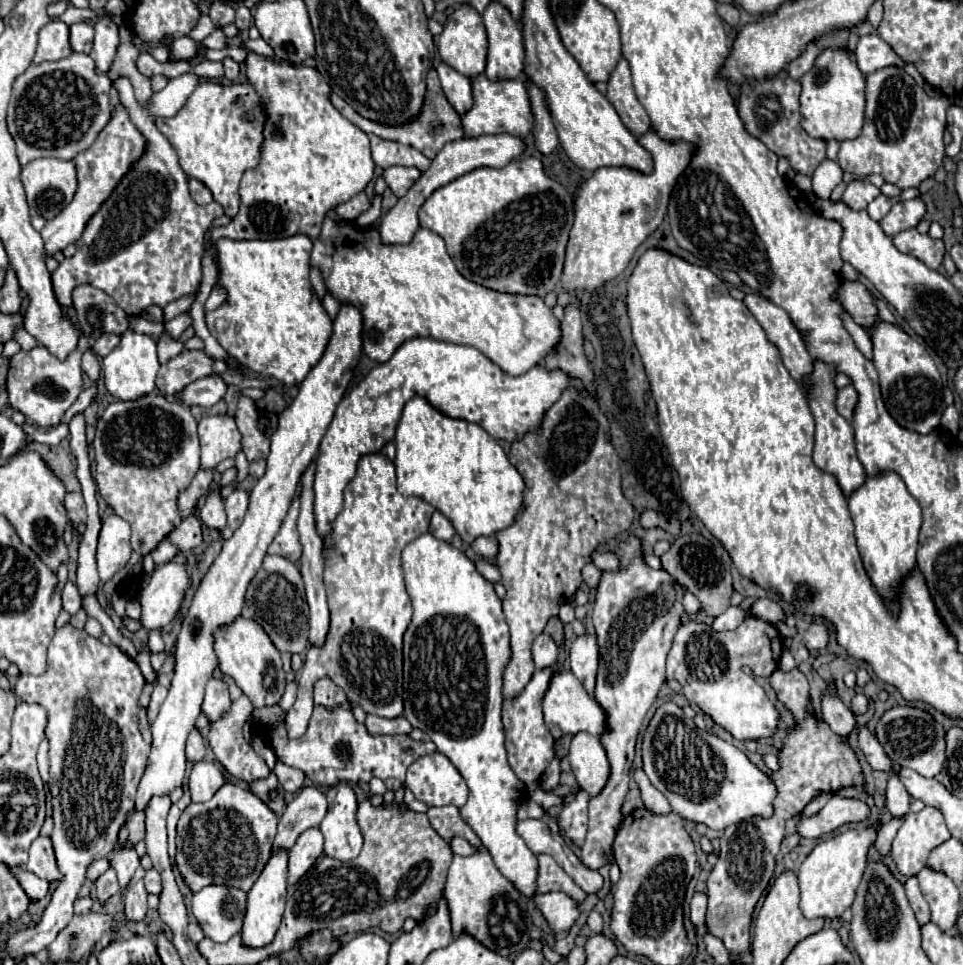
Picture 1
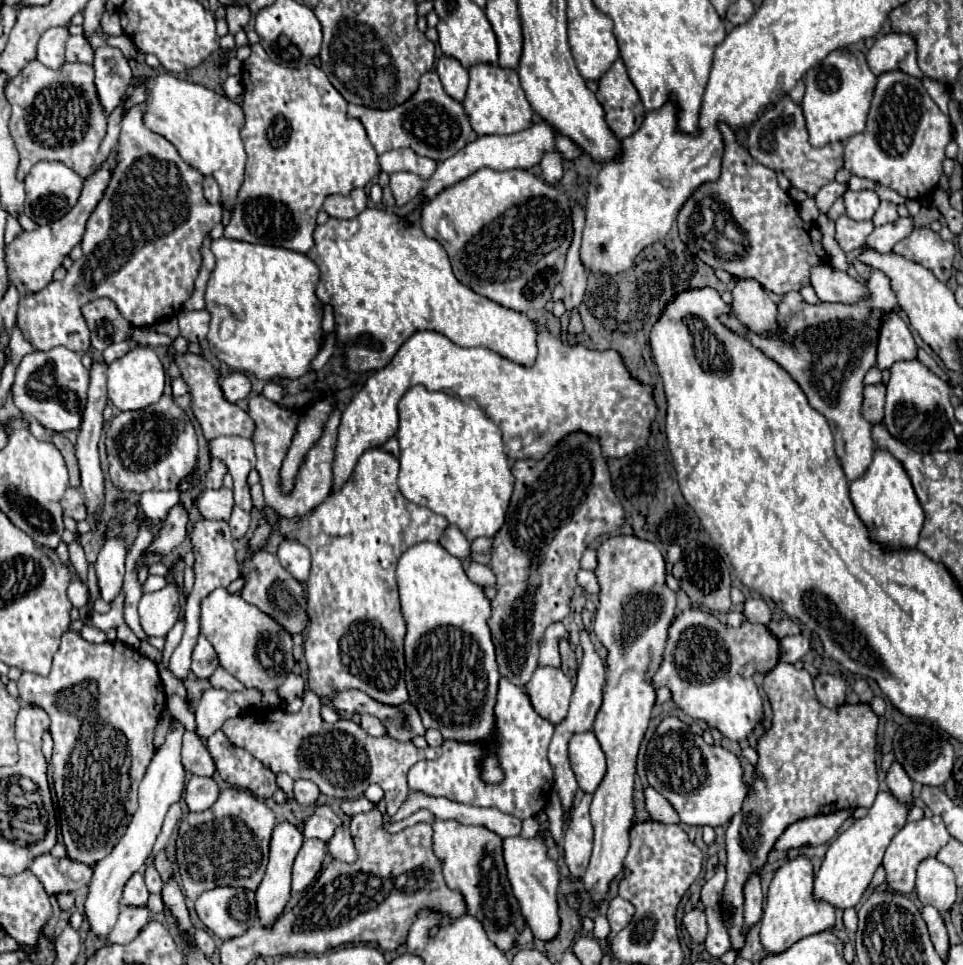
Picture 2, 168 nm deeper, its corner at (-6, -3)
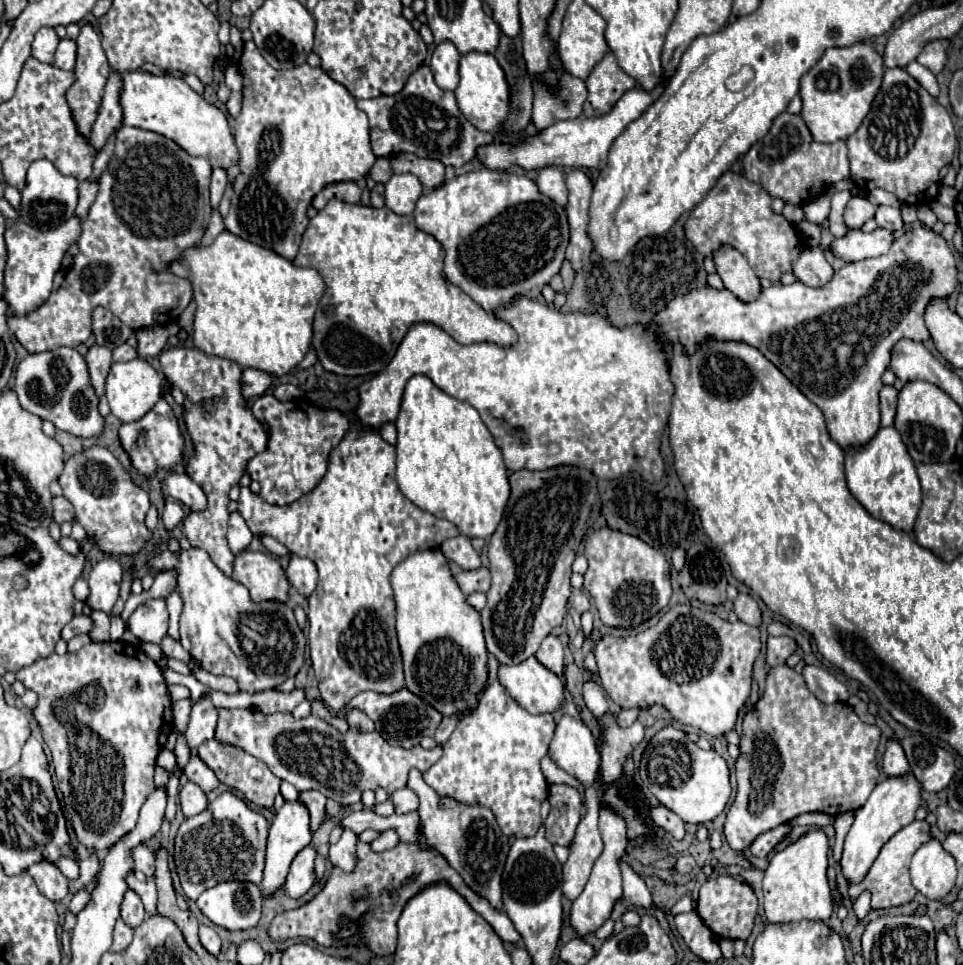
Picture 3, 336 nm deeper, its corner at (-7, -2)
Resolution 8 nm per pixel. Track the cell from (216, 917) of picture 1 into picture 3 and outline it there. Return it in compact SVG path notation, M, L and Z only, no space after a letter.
M228 881L206 889L196 899L198 909L214 923L228 931L256 927L262 909L262 893L254 883Z

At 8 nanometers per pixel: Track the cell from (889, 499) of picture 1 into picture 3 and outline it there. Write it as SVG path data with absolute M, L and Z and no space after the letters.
M882 427L870 443L846 451L846 481L852 495L874 519L880 519L892 525L894 529L902 529L906 533L914 529L922 503L920 481L916 475L914 461L910 459L894 427Z

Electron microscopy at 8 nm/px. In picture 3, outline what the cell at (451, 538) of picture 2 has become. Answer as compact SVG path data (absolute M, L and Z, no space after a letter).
M456 535L456 537L452 537L452 539L446 539L446 541L440 545L440 549L442 549L442 553L444 553L450 561L458 563L462 569L476 569L476 567L480 567L480 557L478 557L478 553L474 551L470 539L464 537L464 535Z

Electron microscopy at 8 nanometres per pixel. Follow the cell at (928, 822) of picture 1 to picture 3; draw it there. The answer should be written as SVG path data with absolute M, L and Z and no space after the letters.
M912 821L910 825L906 825L904 829L900 829L880 851L878 859L874 861L872 869L868 871L866 879L860 883L860 885L850 885L848 887L848 893L850 893L850 899L856 901L856 897L868 889L872 891L872 909L890 909L890 907L898 907L898 905L906 905L908 901L914 899L916 895L916 889L914 885L910 883L910 877L908 877L908 865L910 865L910 859L912 855L916 853L918 847L922 847L924 843L928 843L928 839L934 839L932 833L930 833L930 823L928 821Z

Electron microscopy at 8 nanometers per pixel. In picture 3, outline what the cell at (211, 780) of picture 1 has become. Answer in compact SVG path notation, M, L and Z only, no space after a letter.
M188 781L182 791L180 791L180 809L186 817L198 815L208 807L208 795L204 795L204 791L200 791L200 787L196 787L196 783Z

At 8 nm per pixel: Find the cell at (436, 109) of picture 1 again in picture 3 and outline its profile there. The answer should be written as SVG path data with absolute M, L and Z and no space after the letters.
M422 65L416 73L412 73L400 93L392 97L382 95L358 101L358 109L362 109L370 119L372 151L378 157L390 157L406 151L418 157L442 161L446 167L462 167L474 159L478 145L494 141L492 133L482 133L472 123L468 123L468 119L464 119L454 93L444 91L434 83L434 75L428 65Z

